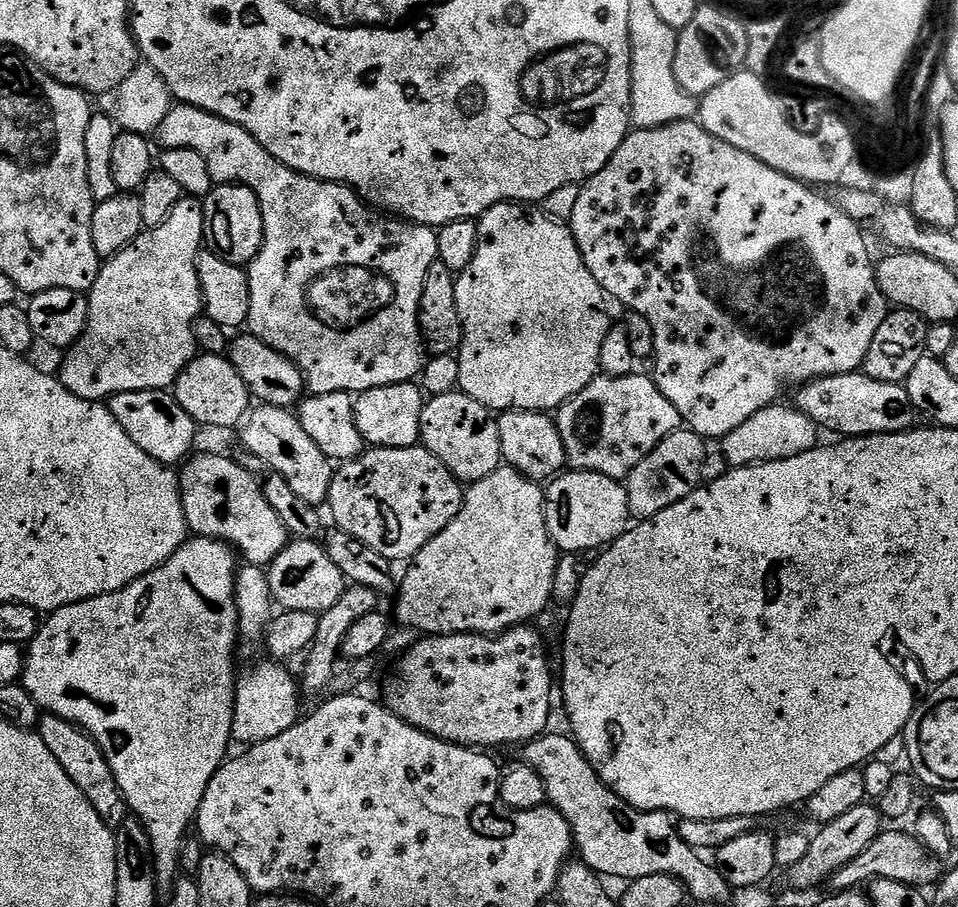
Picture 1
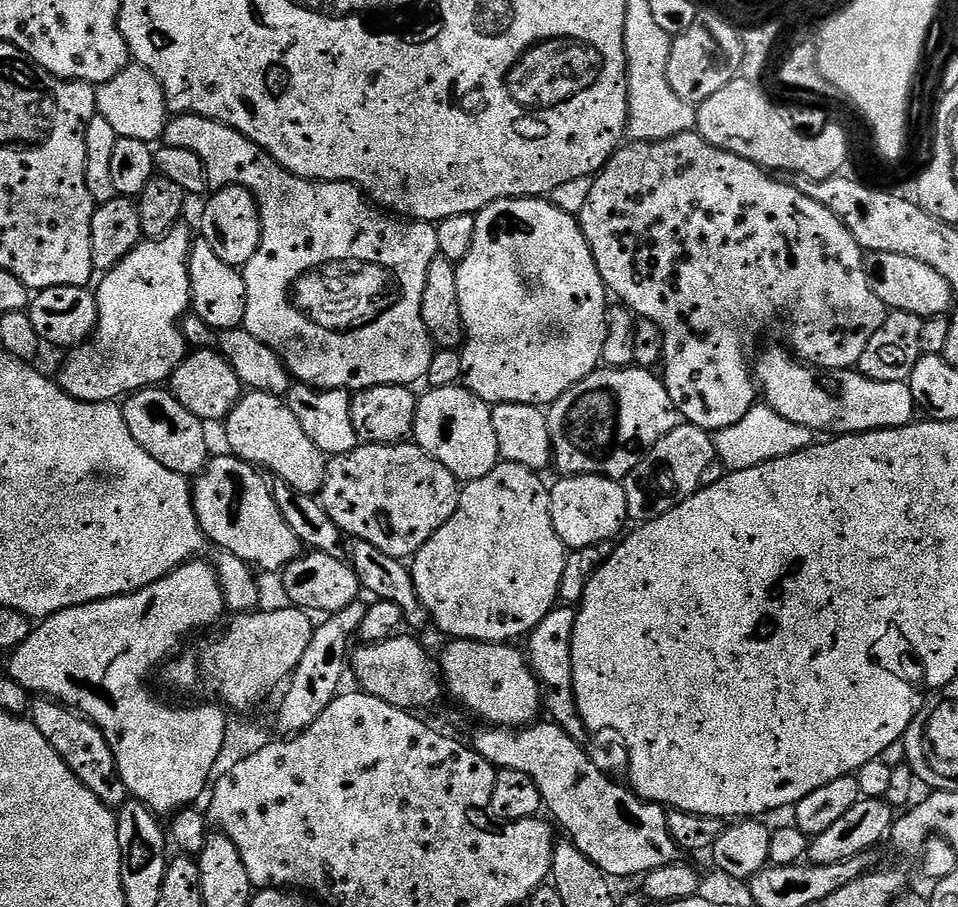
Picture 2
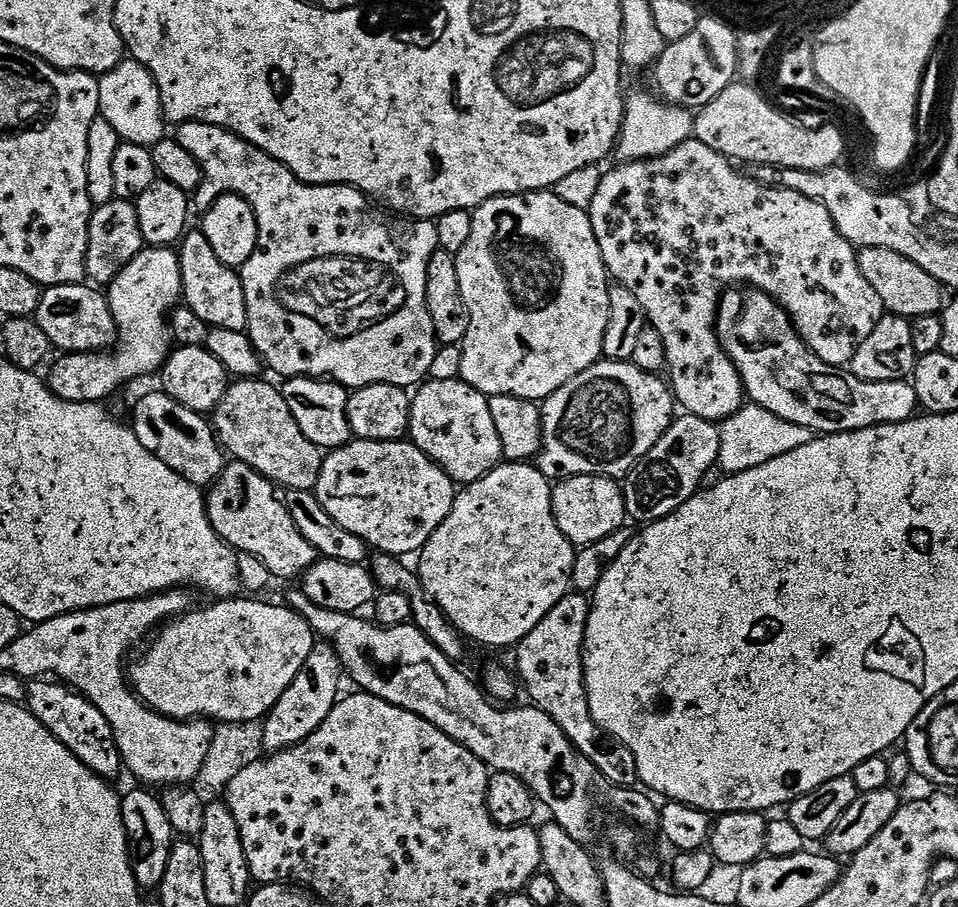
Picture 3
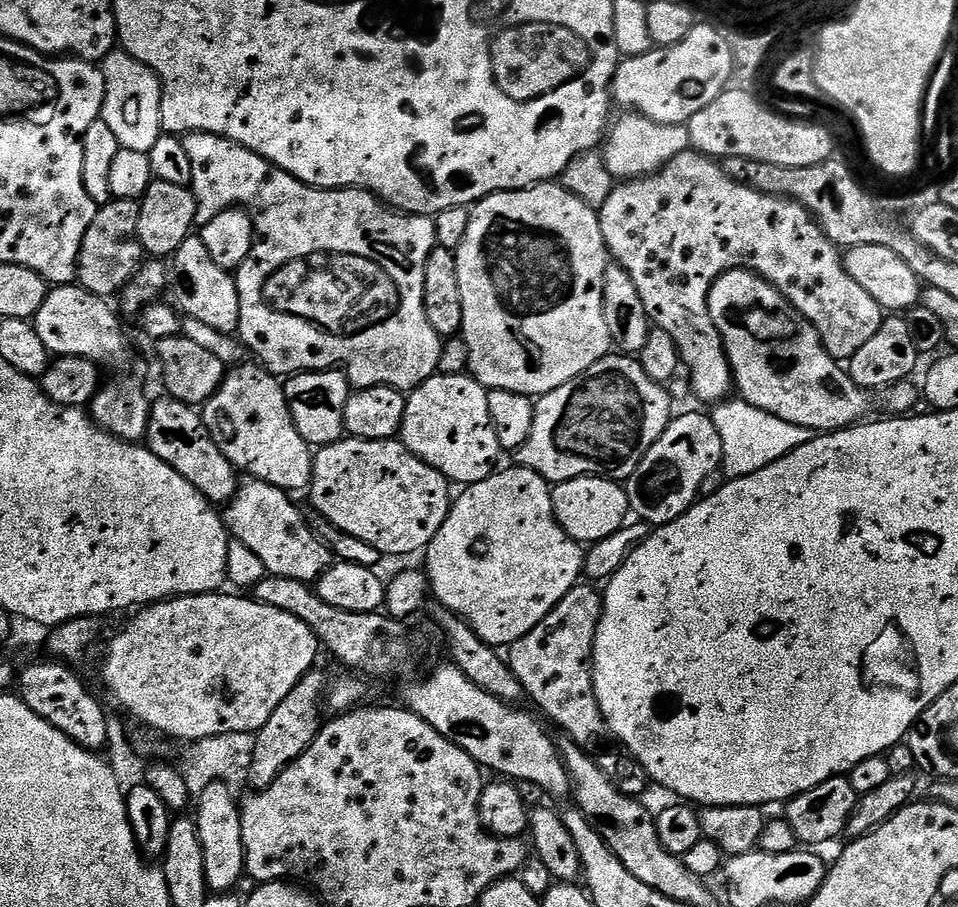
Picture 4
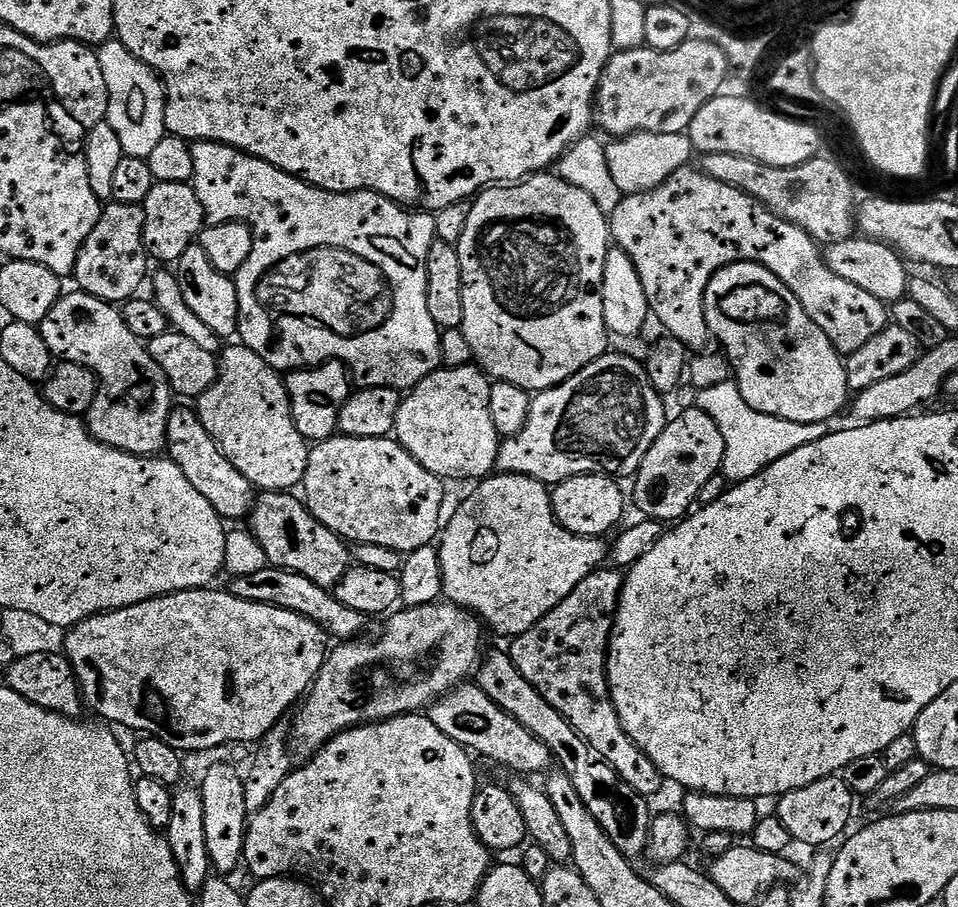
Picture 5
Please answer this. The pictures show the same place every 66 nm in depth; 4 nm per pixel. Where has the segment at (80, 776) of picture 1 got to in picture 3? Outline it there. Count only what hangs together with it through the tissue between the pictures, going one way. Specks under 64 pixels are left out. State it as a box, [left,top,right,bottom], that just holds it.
[26,678,124,782]

